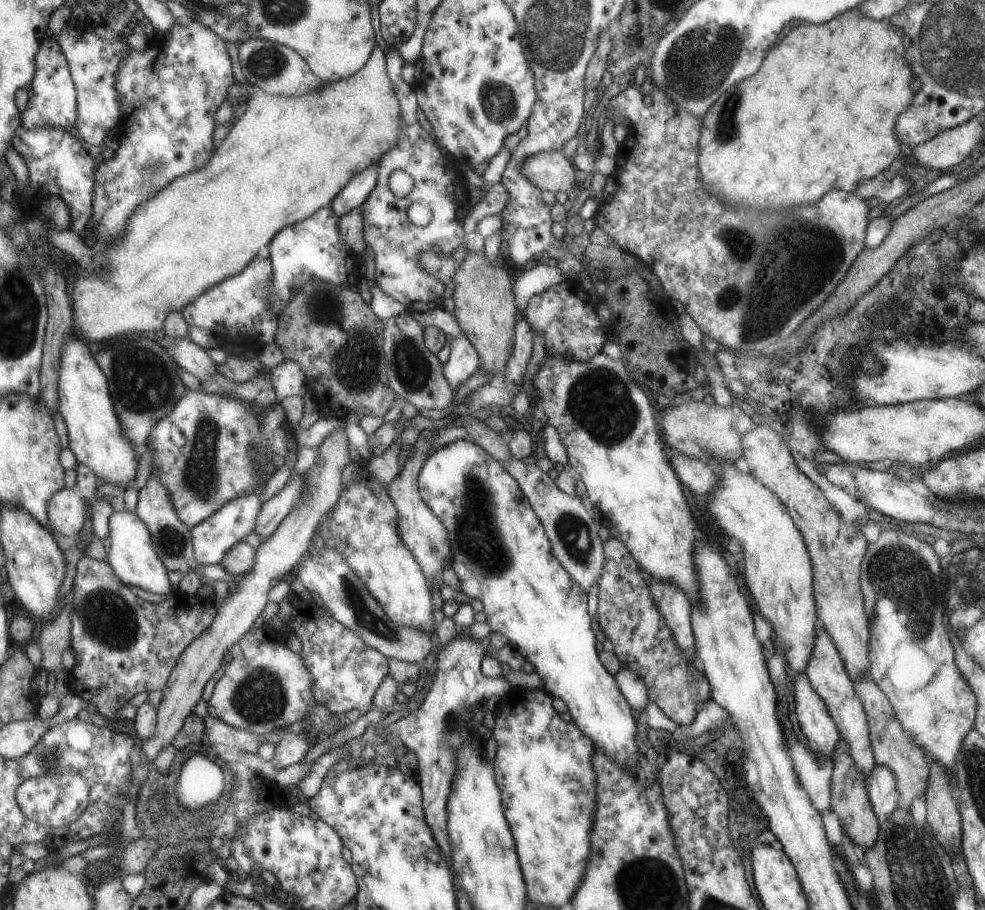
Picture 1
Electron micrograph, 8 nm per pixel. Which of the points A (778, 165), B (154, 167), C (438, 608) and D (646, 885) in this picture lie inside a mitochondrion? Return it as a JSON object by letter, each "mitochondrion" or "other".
{"A":"other","B":"mitochondrion","C":"other","D":"mitochondrion"}

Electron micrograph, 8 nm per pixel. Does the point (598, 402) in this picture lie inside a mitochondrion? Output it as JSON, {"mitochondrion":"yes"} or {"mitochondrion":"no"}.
{"mitochondrion":"yes"}

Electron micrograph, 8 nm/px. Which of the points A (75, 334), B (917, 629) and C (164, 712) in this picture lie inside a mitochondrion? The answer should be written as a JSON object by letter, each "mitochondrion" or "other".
{"A":"other","B":"mitochondrion","C":"other"}

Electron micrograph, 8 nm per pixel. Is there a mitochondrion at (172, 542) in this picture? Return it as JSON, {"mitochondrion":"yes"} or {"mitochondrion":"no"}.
{"mitochondrion":"yes"}

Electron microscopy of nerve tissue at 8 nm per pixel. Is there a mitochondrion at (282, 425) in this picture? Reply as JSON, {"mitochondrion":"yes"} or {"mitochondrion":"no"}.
{"mitochondrion":"no"}

